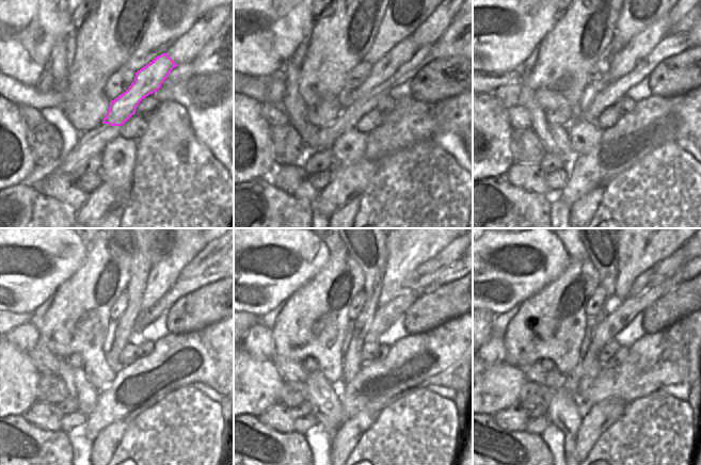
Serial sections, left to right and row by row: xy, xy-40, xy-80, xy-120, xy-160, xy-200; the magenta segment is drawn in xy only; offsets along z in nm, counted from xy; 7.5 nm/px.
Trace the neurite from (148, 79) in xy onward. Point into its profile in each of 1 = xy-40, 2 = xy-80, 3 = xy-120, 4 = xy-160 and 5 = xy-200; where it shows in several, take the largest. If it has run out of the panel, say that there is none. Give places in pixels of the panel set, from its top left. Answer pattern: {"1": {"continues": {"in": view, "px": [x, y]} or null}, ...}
{"1": {"continues": {"in": "xy-40", "px": [393, 69]}}, "2": {"continues": {"in": "xy-80", "px": [627, 67]}}, "3": {"continues": {"in": "xy-120", "px": [162, 276]}}, "4": {"continues": {"in": "xy-160", "px": [407, 250]}}, "5": {"continues": {"in": "xy-200", "px": [638, 250]}}}

